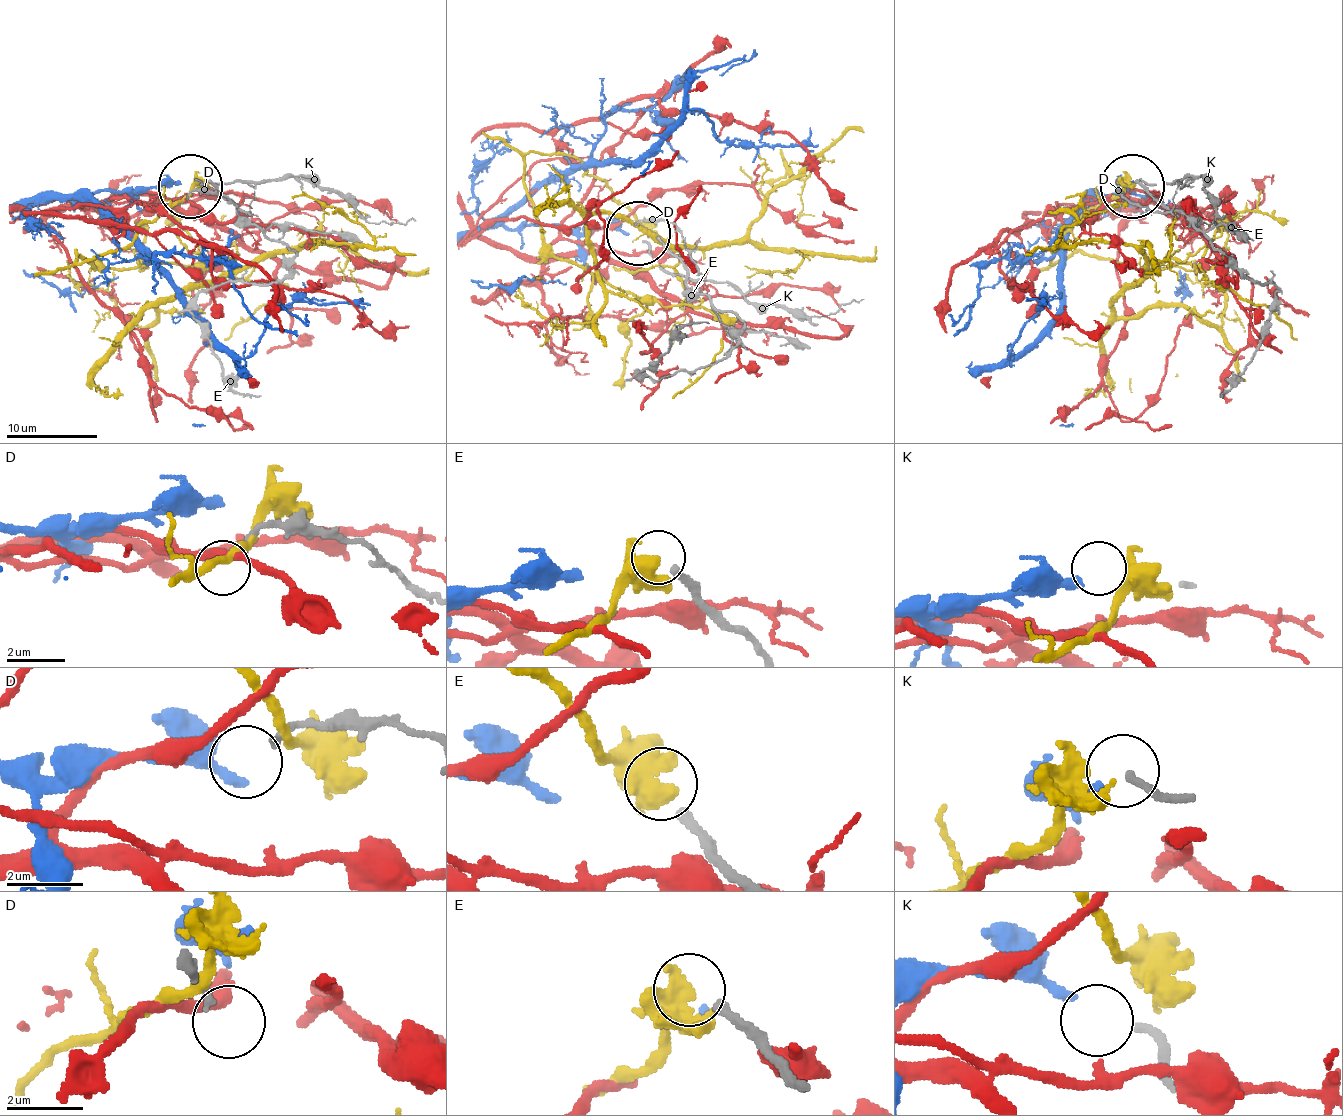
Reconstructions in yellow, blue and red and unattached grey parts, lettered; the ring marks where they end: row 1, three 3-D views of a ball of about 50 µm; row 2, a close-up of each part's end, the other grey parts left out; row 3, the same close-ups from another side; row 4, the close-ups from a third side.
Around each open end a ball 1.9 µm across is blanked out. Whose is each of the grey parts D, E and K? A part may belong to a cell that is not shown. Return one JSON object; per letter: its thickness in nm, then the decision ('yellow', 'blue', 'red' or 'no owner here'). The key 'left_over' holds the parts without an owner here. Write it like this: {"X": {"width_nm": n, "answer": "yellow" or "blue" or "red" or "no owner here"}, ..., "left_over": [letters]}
{"D": {"width_nm": 170, "answer": "no owner here"}, "E": {"width_nm": 280, "answer": "yellow"}, "K": {"width_nm": 240, "answer": "blue"}, "left_over": ["D"]}

